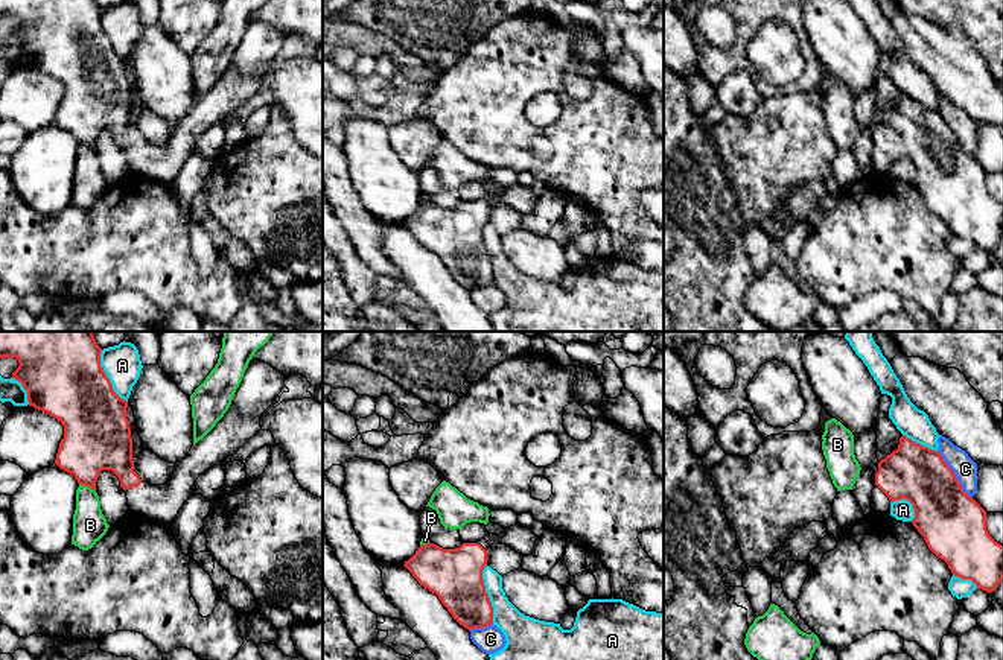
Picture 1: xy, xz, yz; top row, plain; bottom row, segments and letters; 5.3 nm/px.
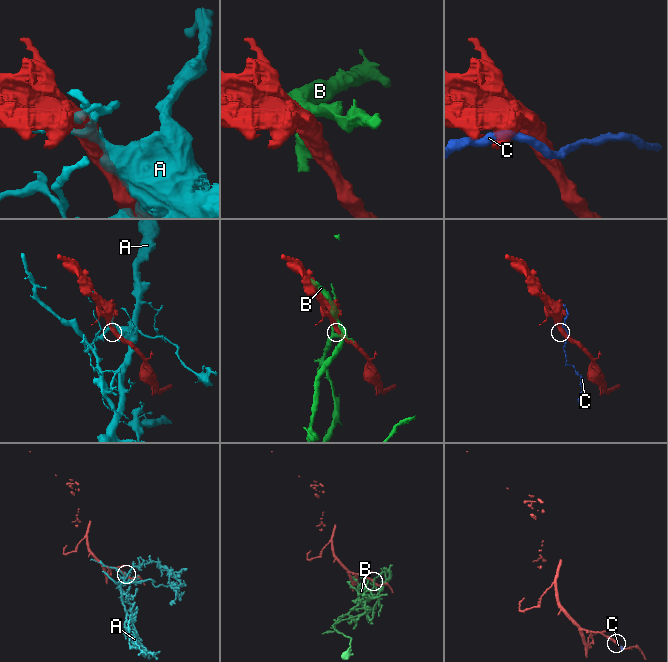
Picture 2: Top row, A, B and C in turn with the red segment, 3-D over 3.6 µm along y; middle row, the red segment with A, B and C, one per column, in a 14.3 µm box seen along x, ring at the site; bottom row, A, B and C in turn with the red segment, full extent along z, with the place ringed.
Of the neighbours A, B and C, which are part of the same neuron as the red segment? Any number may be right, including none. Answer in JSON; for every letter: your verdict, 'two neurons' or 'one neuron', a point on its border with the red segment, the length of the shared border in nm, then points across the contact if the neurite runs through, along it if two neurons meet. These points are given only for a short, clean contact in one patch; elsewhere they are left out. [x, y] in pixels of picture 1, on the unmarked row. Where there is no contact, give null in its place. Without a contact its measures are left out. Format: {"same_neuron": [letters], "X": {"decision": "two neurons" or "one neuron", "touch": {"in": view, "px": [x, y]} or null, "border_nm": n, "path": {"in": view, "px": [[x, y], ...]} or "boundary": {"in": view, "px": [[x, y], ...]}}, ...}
{"same_neuron": [], "A": {"decision": "two neurons", "touch": {"in": "xz", "px": [486, 253]}, "border_nm": 320}, "B": {"decision": "two neurons", "touch": {"in": "xy", "px": [87, 145]}, "border_nm": 100}, "C": {"decision": "two neurons", "touch": {"in": "yz", "px": [955, 134]}, "border_nm": 320}}

